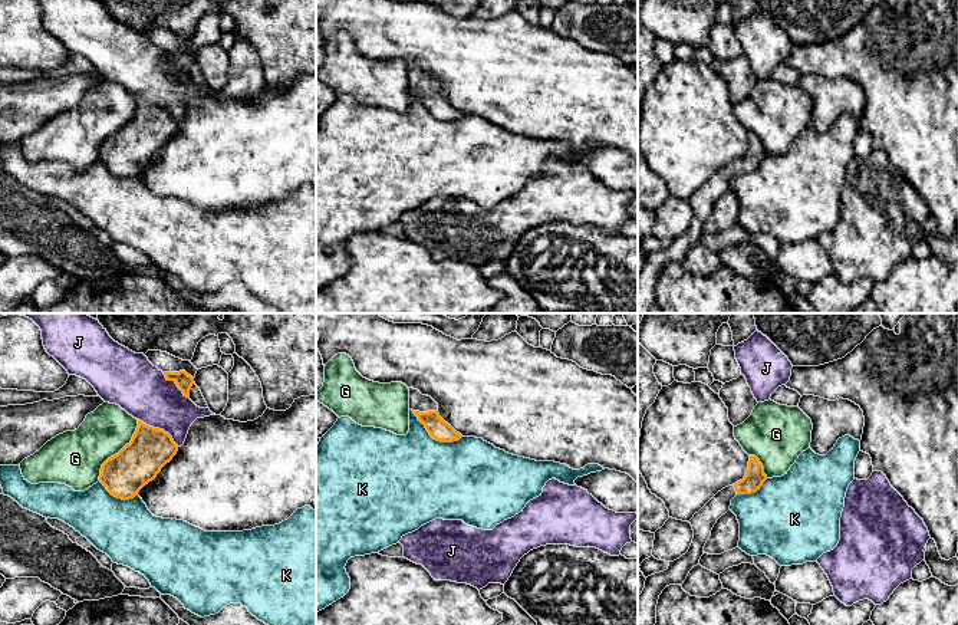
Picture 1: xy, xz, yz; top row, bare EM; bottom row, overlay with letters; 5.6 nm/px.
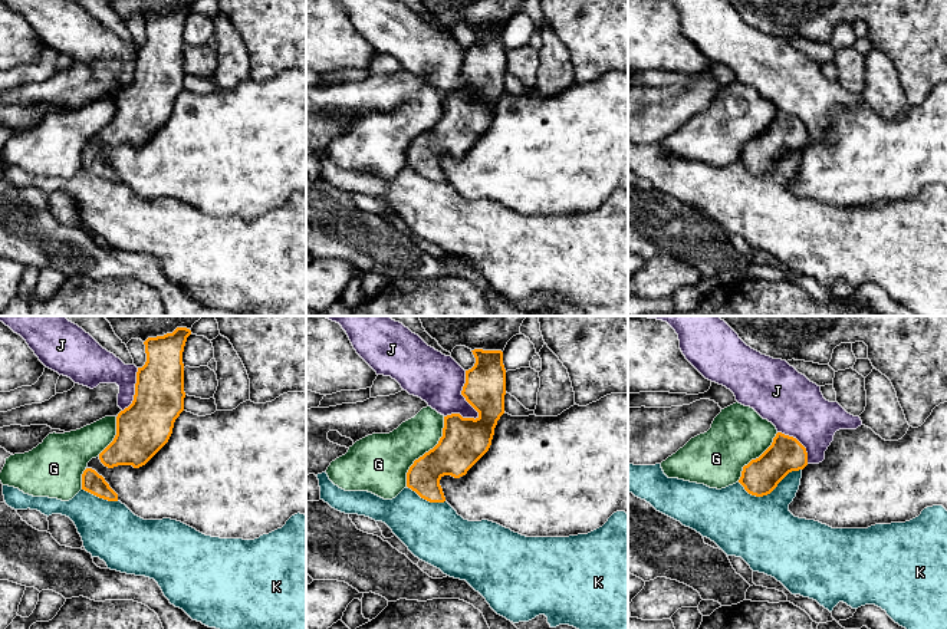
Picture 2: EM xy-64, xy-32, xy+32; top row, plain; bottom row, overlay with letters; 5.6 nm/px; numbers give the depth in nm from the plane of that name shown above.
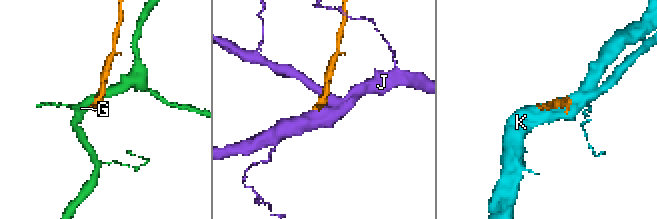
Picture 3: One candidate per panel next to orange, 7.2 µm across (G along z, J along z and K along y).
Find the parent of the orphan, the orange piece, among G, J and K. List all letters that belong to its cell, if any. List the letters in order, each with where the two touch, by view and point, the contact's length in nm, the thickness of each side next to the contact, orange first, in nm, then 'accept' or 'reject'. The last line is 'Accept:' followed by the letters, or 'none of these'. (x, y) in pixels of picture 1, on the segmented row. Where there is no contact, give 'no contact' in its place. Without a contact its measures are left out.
G: xy (119, 451) | 420 nm | 240/300 nm | reject
J: xy (158, 428) | 280 nm | 240/300 nm | reject
K: xz (434, 438) | 320 nm | 120/500 nm | reject
Accept: none of these

